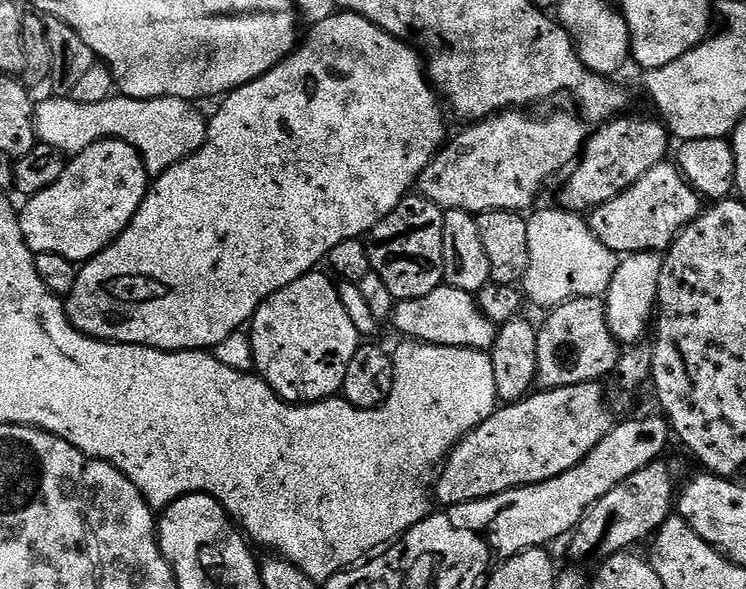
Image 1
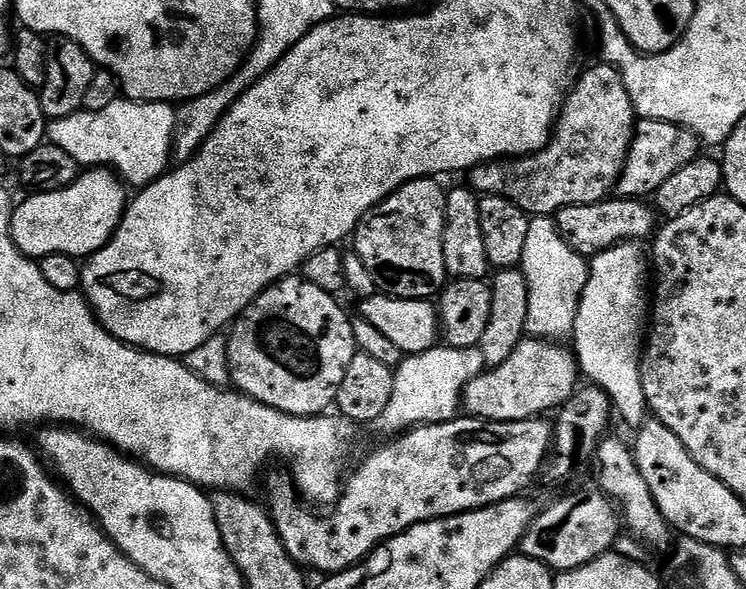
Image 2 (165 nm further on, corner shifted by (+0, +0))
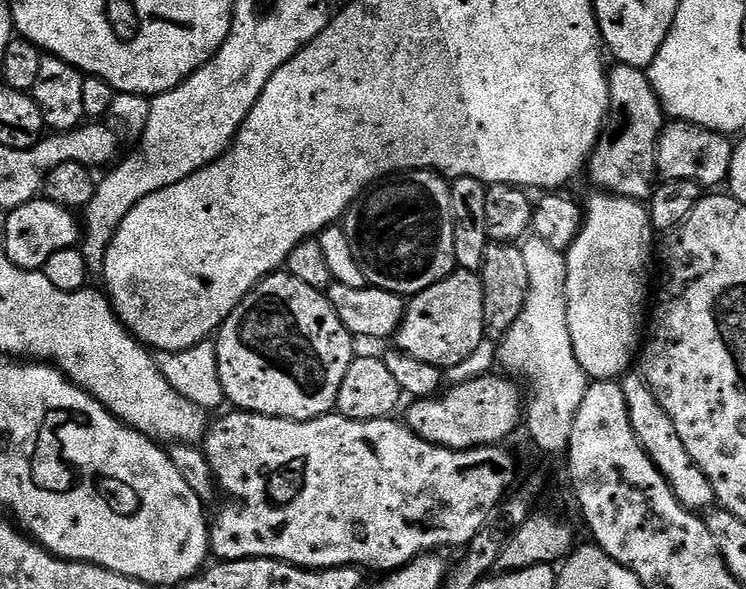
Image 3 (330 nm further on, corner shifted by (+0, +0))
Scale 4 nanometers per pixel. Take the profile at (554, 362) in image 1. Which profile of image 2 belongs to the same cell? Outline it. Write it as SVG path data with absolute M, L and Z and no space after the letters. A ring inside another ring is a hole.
M551 339L521 340L502 366L488 368L467 384L462 393L463 411L469 417L494 422L522 422L548 414L544 412L555 413L576 393L582 380L575 351L562 345Z

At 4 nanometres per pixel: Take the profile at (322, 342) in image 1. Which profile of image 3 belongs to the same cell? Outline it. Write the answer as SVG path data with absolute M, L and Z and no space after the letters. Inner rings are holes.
M287 270L272 273L233 310L230 318L215 333L218 354L218 378L222 378L224 399L233 409L256 412L260 416L277 416L283 420L316 420L329 415L336 407L342 378L354 359L352 333L342 326L342 318L334 310L325 293L306 286Z

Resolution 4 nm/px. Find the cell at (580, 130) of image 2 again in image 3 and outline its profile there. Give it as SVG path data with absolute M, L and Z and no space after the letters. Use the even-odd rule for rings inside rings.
M617 63L615 67L616 69L608 72L608 118L604 121L604 130L592 151L592 158L586 165L586 176L600 187L597 189L601 193L644 202L651 197L658 180L656 147L660 141L660 131L666 123L666 113L648 81L647 71L621 63Z

